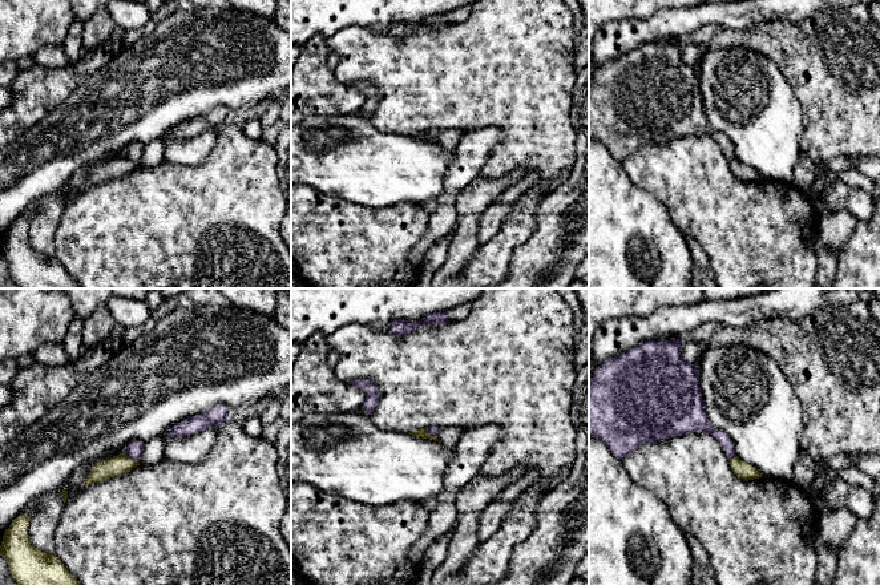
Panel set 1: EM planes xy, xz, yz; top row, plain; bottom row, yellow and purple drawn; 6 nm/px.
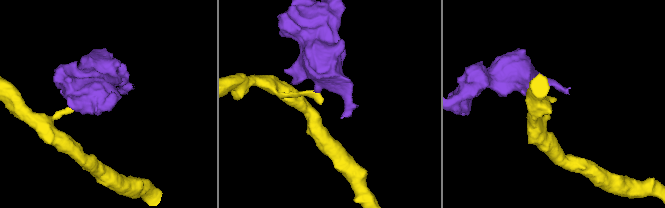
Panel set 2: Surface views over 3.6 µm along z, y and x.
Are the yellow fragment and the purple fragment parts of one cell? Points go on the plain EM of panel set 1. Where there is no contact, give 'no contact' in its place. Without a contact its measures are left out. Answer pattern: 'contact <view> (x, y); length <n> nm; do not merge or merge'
contact xy (130, 161); length 110 nm; do not merge

